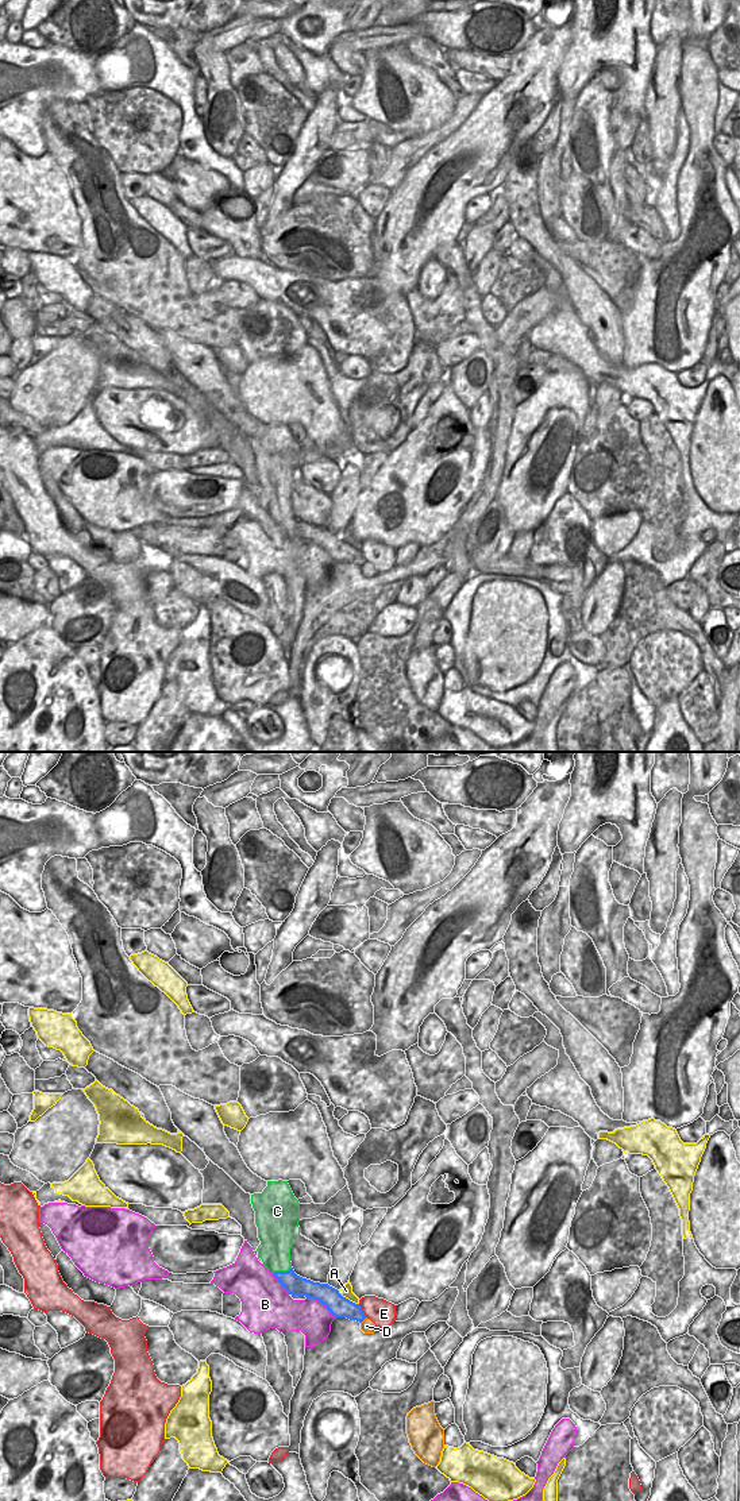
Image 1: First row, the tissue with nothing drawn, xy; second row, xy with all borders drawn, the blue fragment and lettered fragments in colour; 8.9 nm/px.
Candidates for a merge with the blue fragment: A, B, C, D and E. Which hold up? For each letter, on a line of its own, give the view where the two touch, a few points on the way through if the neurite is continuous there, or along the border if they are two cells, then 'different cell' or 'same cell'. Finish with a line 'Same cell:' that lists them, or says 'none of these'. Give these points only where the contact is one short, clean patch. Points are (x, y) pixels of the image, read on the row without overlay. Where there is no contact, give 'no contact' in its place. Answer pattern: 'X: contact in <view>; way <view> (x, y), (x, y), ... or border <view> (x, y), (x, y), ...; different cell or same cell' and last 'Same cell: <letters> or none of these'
A: contact in xy; different cell
B: contact in xy; different cell
C: contact in xy; different cell
D: contact in xy; different cell
E: contact in xy; different cell
Same cell: none of these

